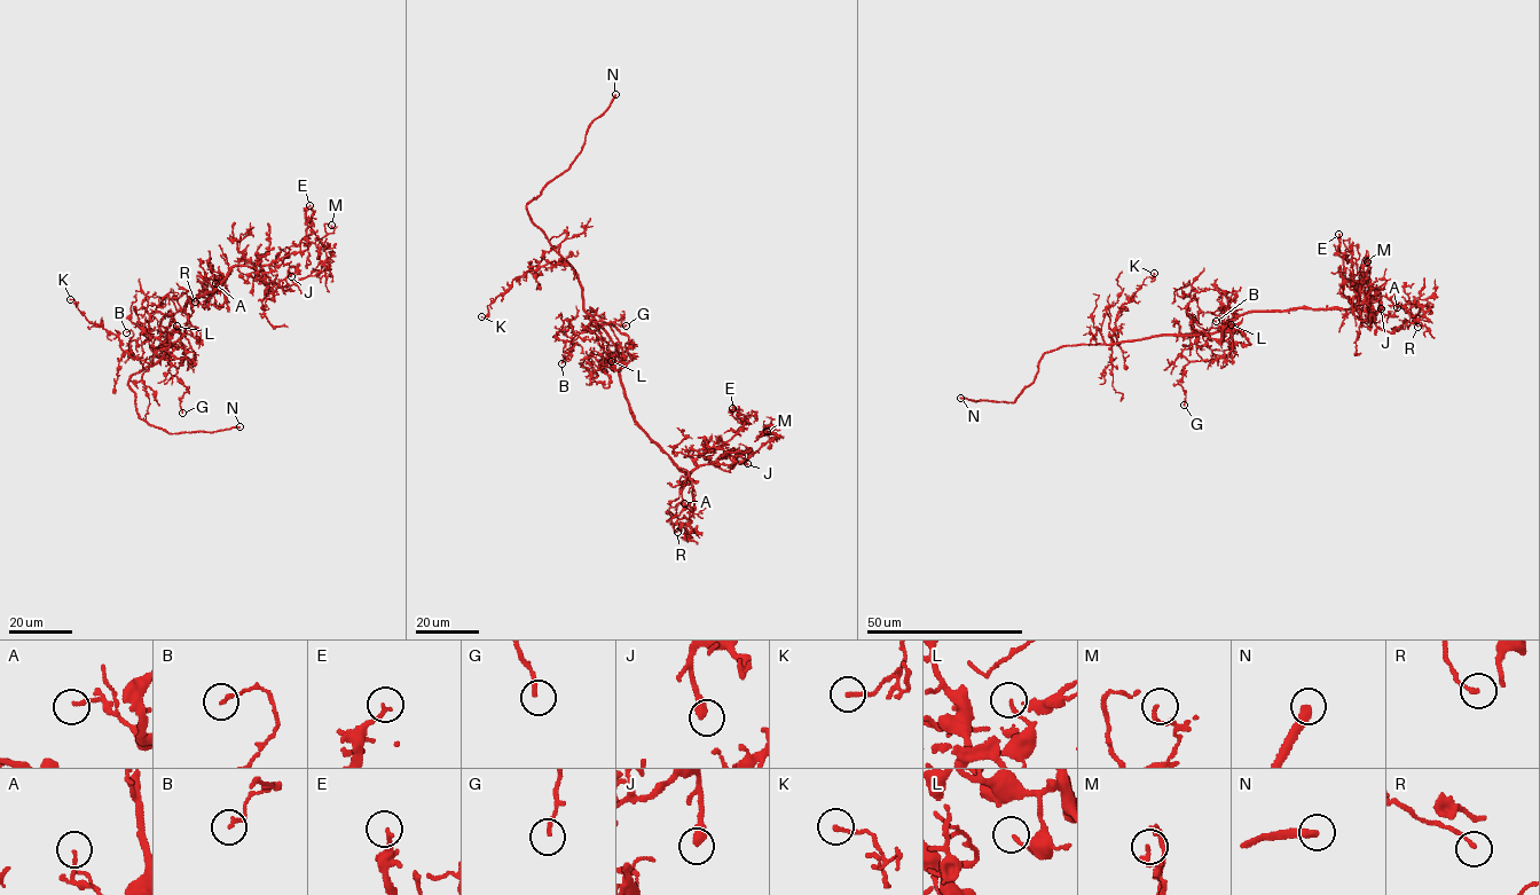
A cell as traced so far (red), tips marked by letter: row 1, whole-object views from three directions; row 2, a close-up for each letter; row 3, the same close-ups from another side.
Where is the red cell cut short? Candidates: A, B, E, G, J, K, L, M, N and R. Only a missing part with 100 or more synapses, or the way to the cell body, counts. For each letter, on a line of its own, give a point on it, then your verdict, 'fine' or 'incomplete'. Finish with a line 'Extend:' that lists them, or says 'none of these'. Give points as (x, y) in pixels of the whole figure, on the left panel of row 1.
A: at (215, 283); fine
B: at (126, 332); fine
E: at (309, 205); fine
G: at (182, 413); fine
J: at (291, 276); fine
K: at (70, 299); fine
L: at (177, 326); fine
M: at (331, 225); fine
N: at (240, 426); incomplete
R: at (195, 301); fine
Extend: N

